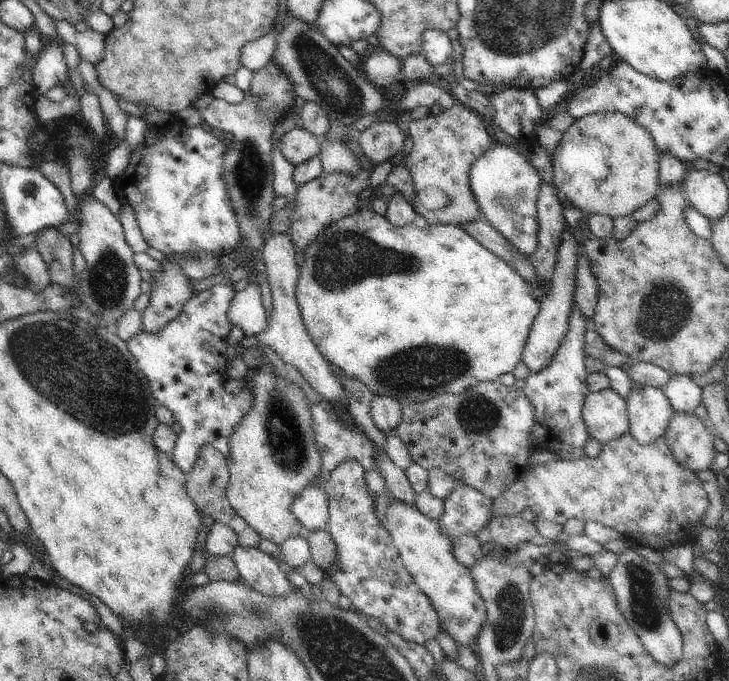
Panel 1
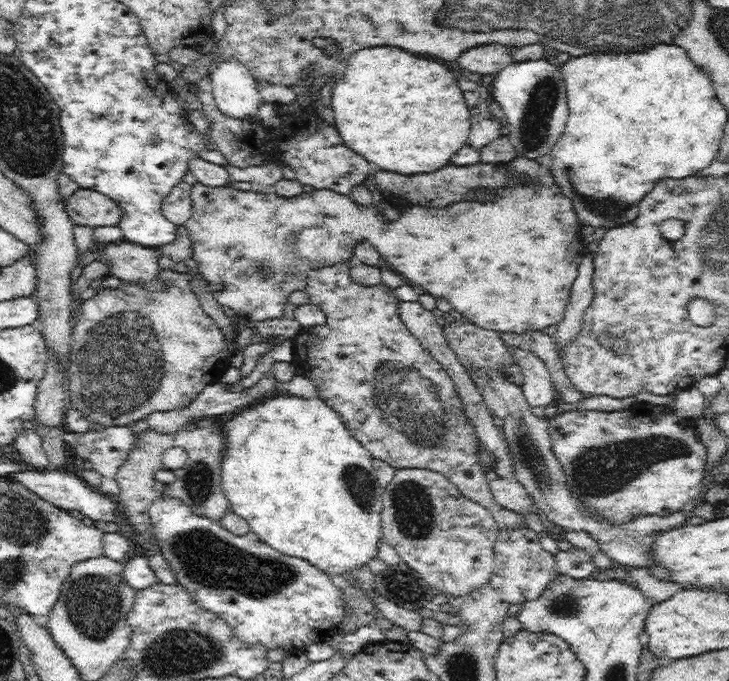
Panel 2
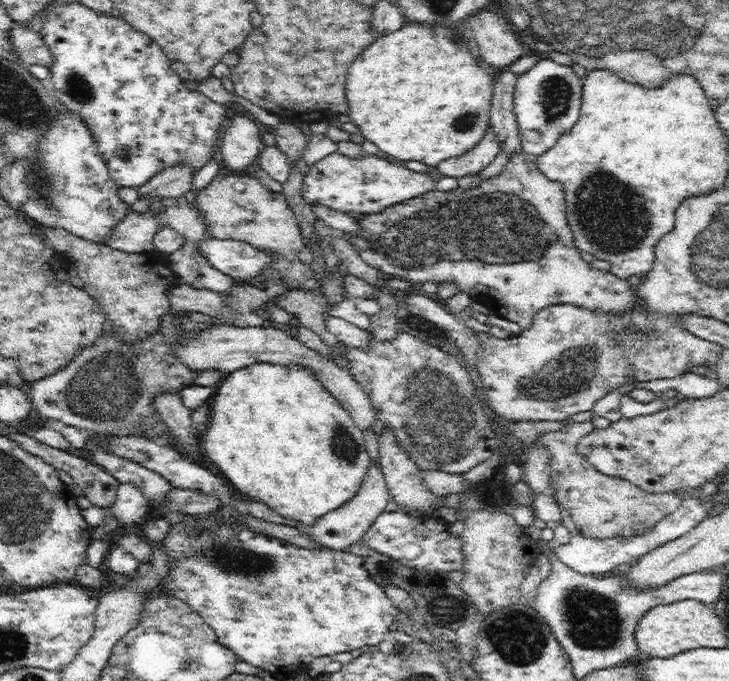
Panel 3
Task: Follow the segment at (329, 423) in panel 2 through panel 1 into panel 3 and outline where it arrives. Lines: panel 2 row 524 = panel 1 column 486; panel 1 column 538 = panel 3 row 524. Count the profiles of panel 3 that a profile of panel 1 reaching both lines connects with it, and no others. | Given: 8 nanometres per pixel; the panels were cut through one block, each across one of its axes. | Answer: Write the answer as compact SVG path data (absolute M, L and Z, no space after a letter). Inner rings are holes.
M254 363L250 366L244 366L243 369L227 373L222 378L222 382L214 388L215 391L210 405L211 419L205 434L201 435L202 443L200 446L204 448L209 463L216 464L222 472L221 477L235 493L244 496L247 501L264 502L266 506L270 506L280 516L294 520L299 524L299 527L306 527L306 529L312 528L318 518L323 517L324 514L330 511L338 510L340 506L344 506L358 494L358 490L362 487L366 474L372 466L370 456L364 445L364 434L355 425L352 417L344 410L338 400L324 389L324 385L318 381L312 371L308 371L300 365Z

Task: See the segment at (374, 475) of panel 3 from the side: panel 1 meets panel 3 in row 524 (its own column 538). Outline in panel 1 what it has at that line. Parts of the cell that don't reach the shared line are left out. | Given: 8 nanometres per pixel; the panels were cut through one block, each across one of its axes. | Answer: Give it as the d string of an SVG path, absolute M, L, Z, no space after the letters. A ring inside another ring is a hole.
M566 226L566 232L562 232L562 242L558 248L558 260L554 266L550 290L544 296L544 300L540 301L540 314L534 320L526 347L521 355L521 361L530 370L530 374L541 372L552 362L552 358L556 355L566 332L568 332L568 318L570 318L570 308L572 308L576 289L576 282L574 282L576 280L576 266L578 266L578 243L574 234Z

